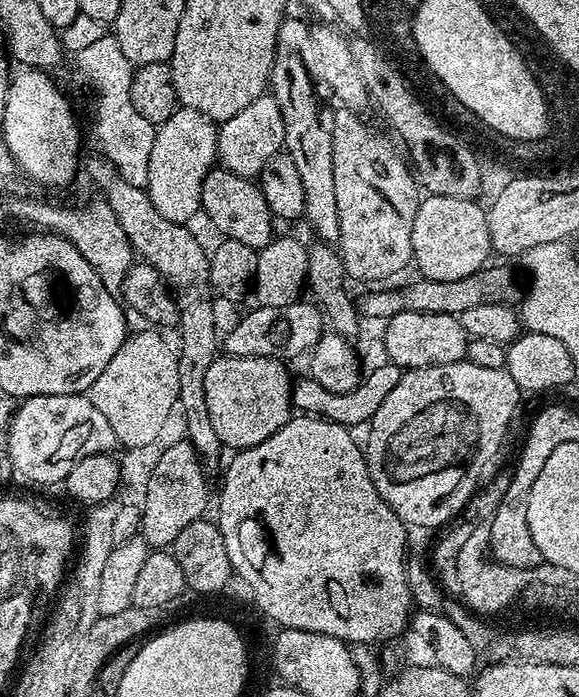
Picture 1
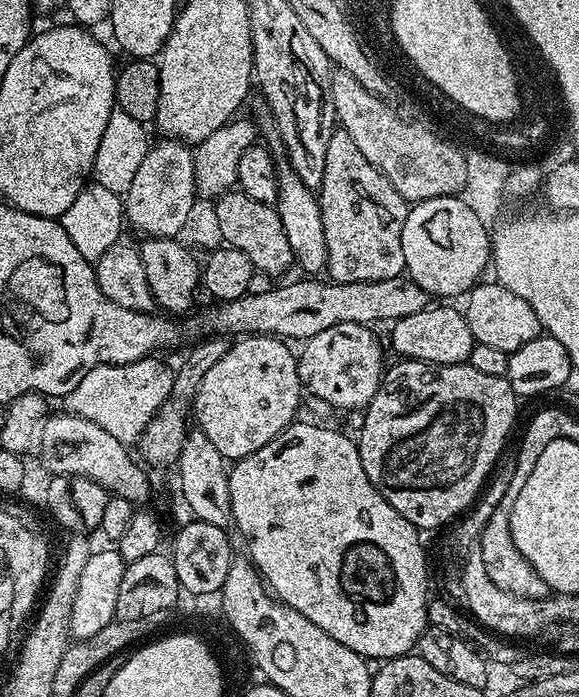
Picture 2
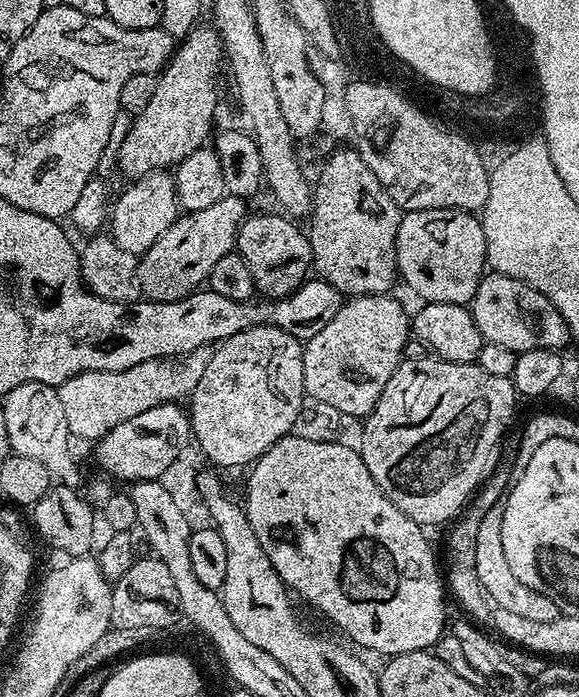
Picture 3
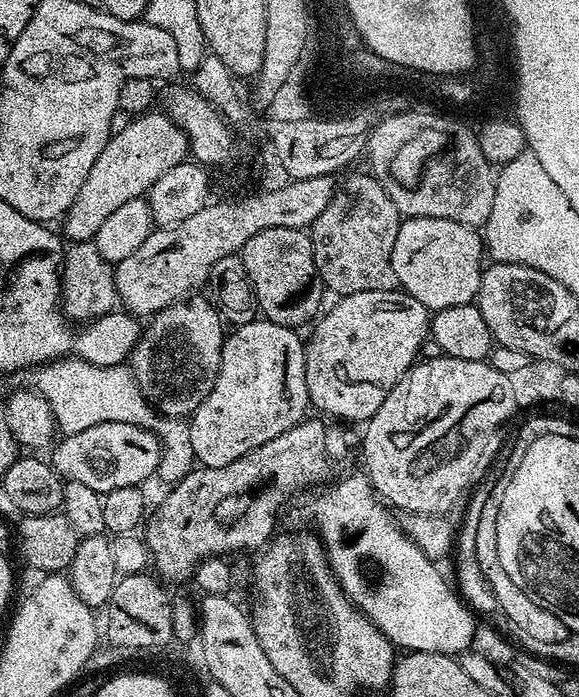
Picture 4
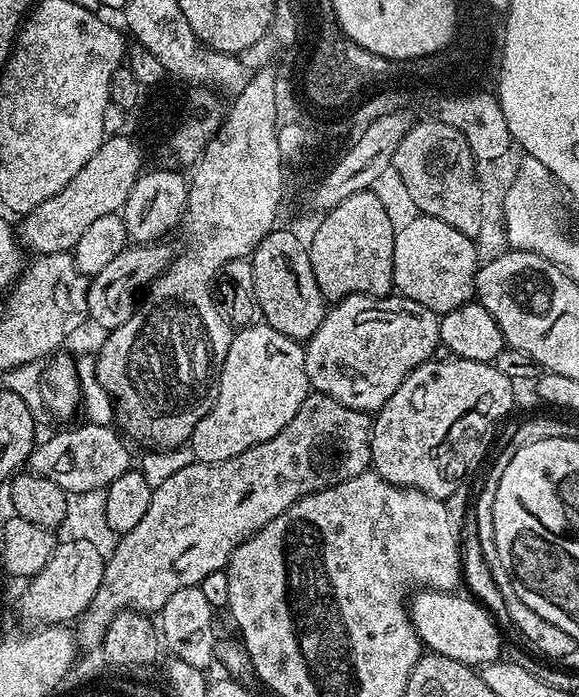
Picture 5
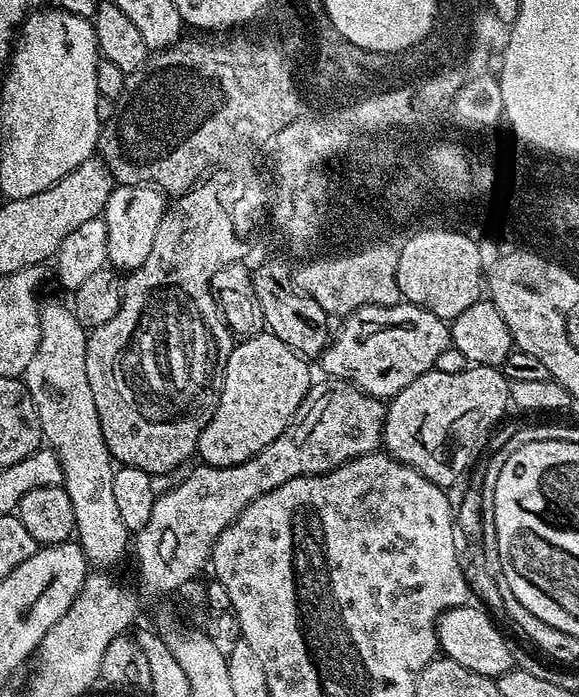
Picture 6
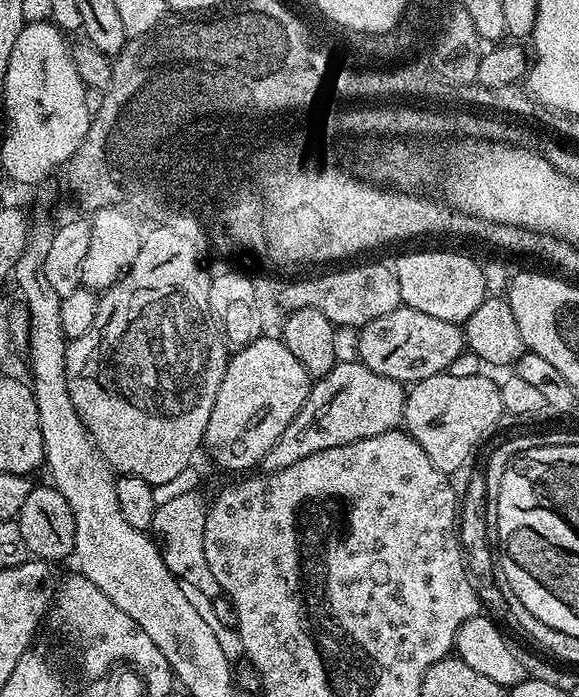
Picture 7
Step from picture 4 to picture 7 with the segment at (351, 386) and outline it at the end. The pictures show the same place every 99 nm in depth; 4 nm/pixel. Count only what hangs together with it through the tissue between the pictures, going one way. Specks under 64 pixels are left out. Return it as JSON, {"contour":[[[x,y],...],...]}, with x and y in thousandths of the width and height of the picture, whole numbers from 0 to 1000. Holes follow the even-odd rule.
{"contour":[[[703,439],[660,451],[660,456],[649,456],[620,472],[617,482],[620,518],[639,534],[693,548],[734,545],[758,534],[772,534],[782,527],[779,522],[805,505],[796,466],[748,456],[744,451],[729,451],[729,445]]]}

